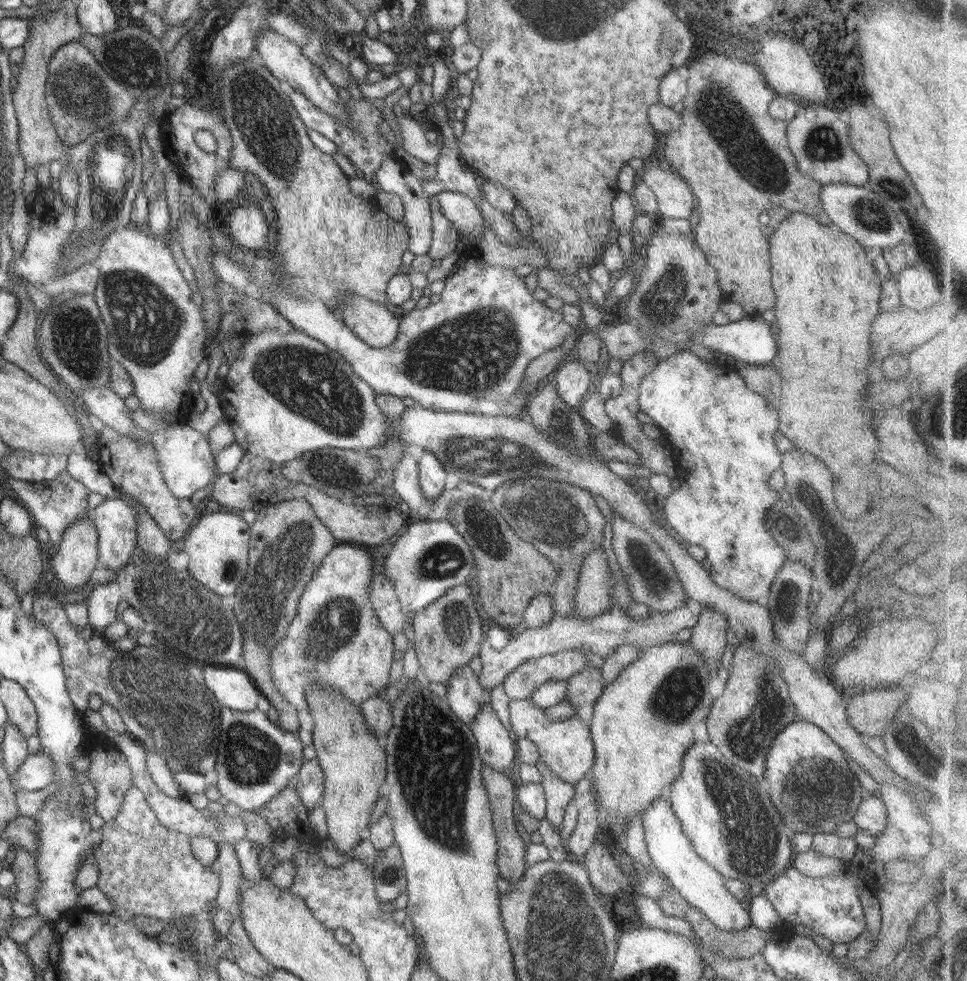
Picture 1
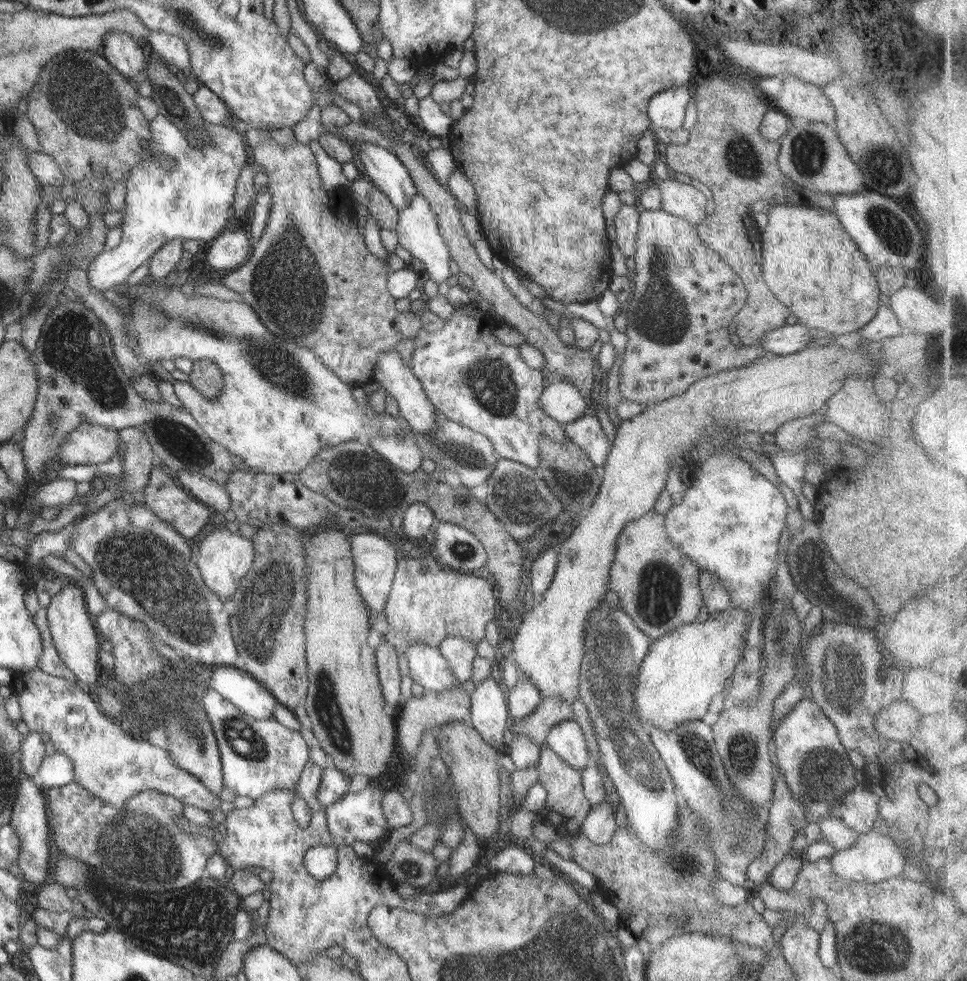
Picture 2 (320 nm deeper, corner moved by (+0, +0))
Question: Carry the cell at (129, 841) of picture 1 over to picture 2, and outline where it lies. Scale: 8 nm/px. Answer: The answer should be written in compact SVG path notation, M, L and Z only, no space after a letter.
M74 782L44 793L50 834L59 850L99 869L120 885L152 893L186 888L207 875L208 859L217 853L212 839L187 833L175 823L184 804L169 794L145 790L116 808Z

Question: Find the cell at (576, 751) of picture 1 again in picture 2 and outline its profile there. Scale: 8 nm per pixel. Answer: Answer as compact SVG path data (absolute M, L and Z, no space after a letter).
M573 718L560 721L549 730L546 746L579 771L596 764L588 750L585 734Z

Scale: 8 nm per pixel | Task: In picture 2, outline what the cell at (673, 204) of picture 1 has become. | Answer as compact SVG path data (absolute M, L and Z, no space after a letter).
M674 178L655 179L652 183L661 190L661 209L667 214L682 218L694 226L700 225L707 217L706 196L691 184L676 181Z

